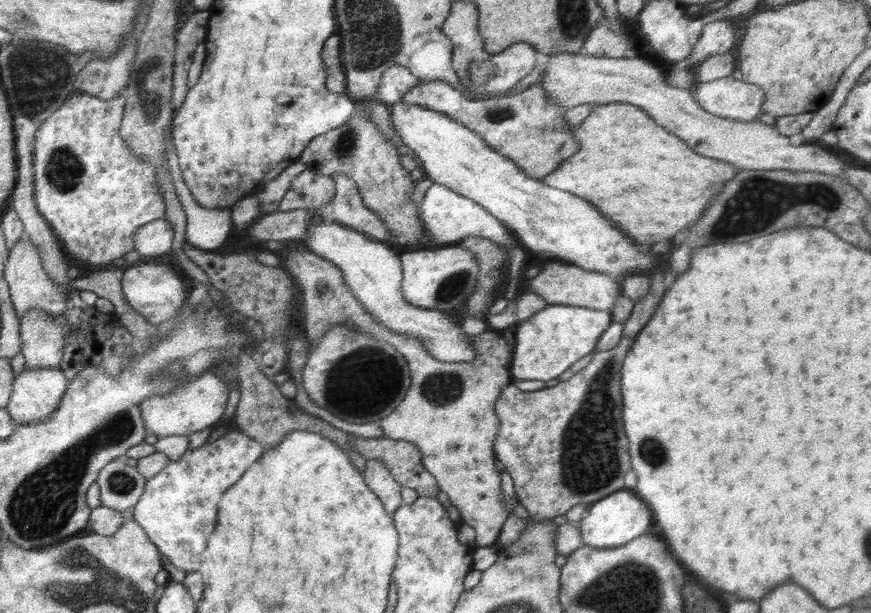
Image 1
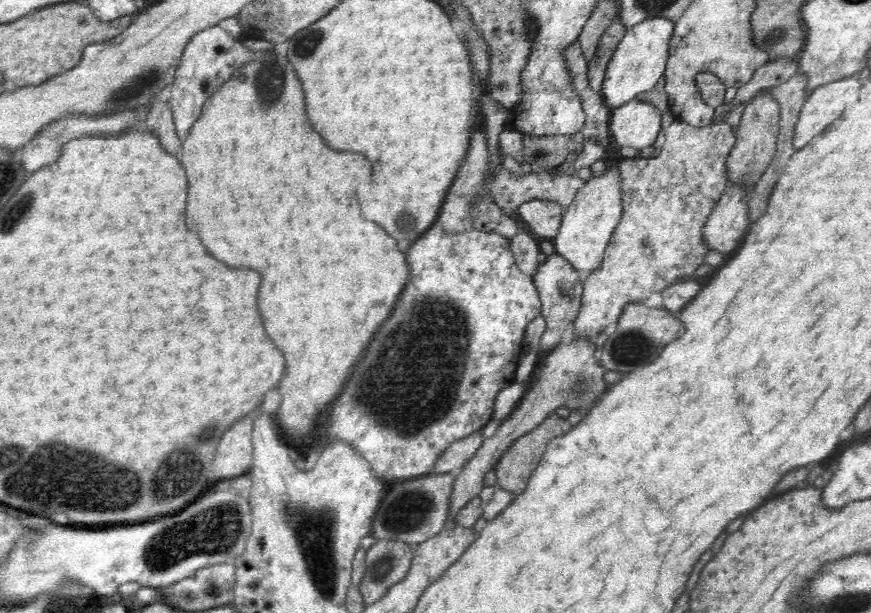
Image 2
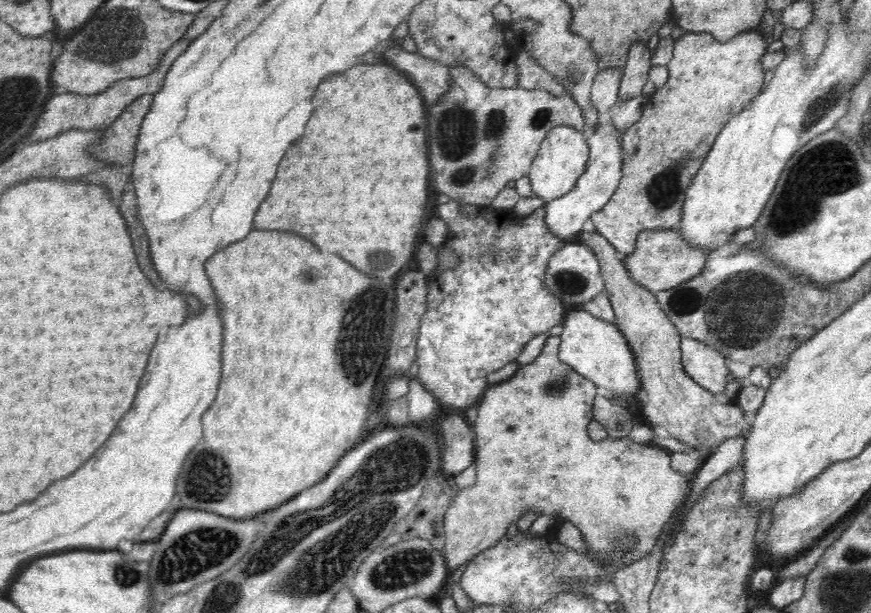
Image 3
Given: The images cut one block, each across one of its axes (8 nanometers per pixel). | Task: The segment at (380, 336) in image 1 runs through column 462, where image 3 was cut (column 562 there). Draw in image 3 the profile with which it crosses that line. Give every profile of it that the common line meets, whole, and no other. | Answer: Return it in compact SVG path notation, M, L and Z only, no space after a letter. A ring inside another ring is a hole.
M551 335L548 337L541 353L532 363L518 366L517 371L509 379L490 385L480 400L478 400L479 408L477 410L477 417L471 426L474 434L474 464L477 479L474 485L459 490L458 496L456 496L452 505L446 510L447 512L444 518L445 548L442 551L442 556L450 574L460 564L472 562L474 557L496 544L506 534L508 526L513 523L516 524L527 512L538 512L540 517L548 515L557 517L558 521L571 522L576 528L581 530L583 541L589 545L589 548L592 548L592 551L598 557L614 559L615 562L621 562L621 564L632 564L634 561L645 558L653 550L658 536L664 530L664 526L673 518L674 511L678 510L678 508L689 500L688 482L692 476L684 476L680 471L674 471L670 467L670 456L672 452L668 449L657 447L654 444L638 444L629 436L626 436L626 438L610 438L609 436L599 441L594 441L589 437L587 426L591 423L594 399L597 397L600 389L597 384L594 384L585 376L578 374L569 364L562 362L558 358L560 344L561 340L559 336ZM626 534L635 534L635 542L637 543L632 547L632 552L623 554L623 552L617 552L615 550L614 546L616 546L616 543L614 542L620 540L620 536L626 536Z

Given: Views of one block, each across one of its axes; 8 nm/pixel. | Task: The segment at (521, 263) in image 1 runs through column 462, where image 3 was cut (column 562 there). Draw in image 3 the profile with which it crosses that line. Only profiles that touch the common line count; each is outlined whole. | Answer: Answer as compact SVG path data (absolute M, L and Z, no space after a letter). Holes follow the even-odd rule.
M600 123L593 131L587 131L585 139L590 149L585 171L568 194L558 196L544 205L546 207L544 223L548 225L548 229L552 231L552 235L568 241L575 239L592 213L604 208L622 178L623 140L620 138L620 130L612 124Z

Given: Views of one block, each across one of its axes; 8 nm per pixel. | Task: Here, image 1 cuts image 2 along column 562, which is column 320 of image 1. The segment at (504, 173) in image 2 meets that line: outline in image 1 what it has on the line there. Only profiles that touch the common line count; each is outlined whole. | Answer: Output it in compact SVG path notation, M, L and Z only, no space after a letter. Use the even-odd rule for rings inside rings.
M307 168L290 182L276 212L288 212L298 208L316 209L322 204L330 203L334 195L334 179Z

